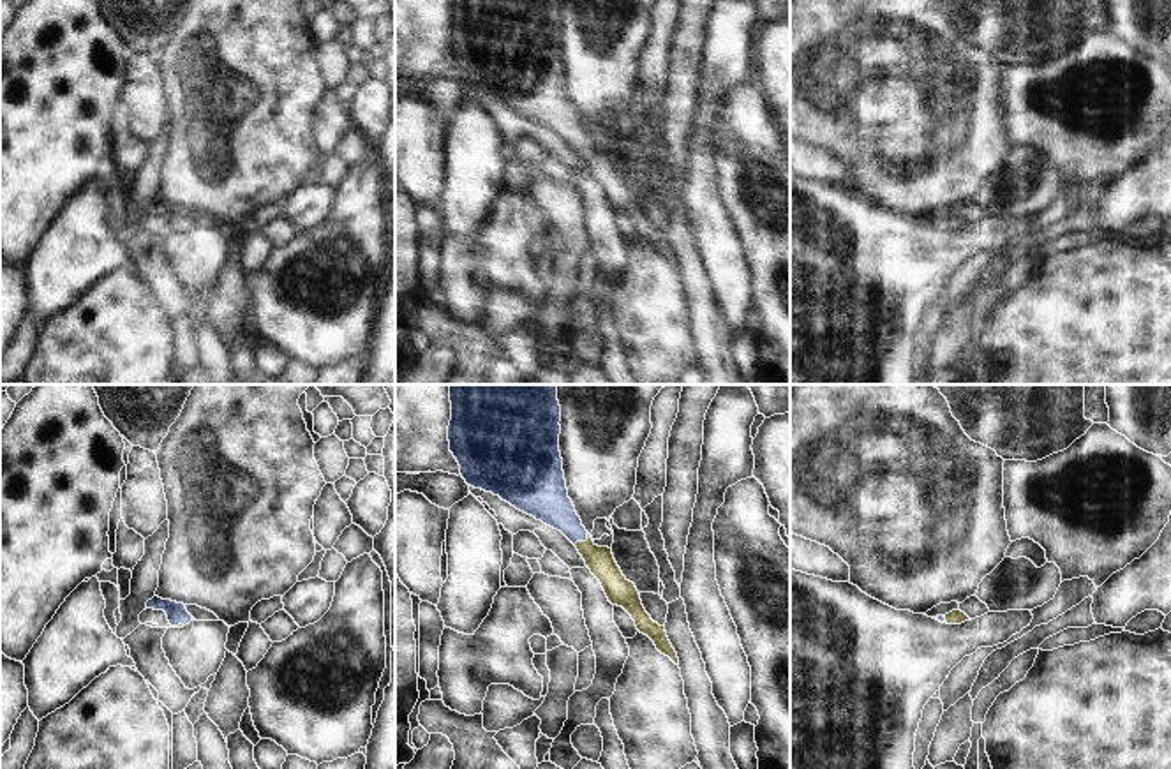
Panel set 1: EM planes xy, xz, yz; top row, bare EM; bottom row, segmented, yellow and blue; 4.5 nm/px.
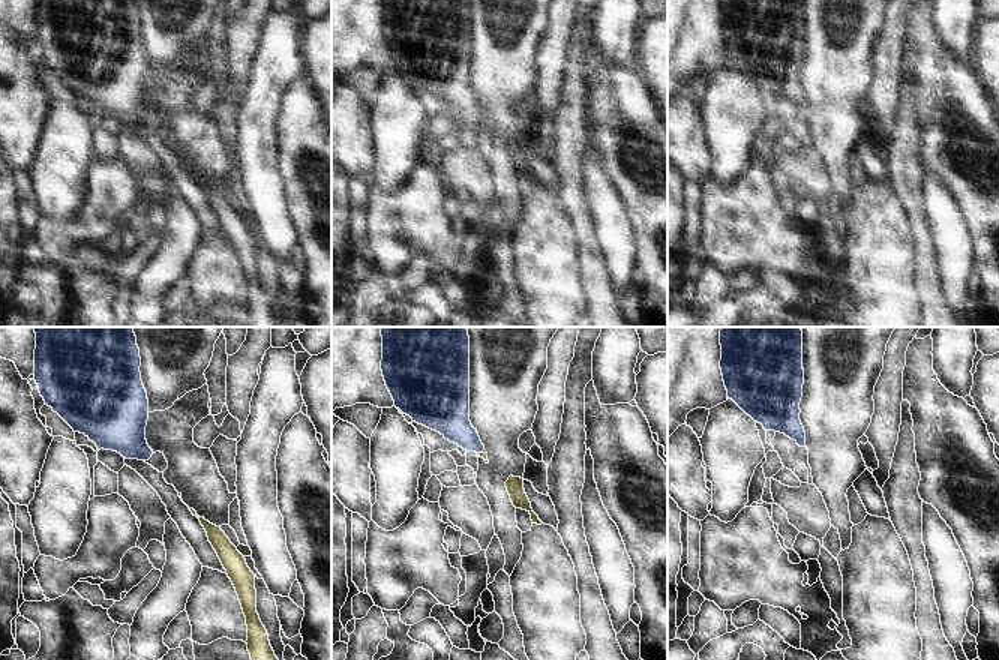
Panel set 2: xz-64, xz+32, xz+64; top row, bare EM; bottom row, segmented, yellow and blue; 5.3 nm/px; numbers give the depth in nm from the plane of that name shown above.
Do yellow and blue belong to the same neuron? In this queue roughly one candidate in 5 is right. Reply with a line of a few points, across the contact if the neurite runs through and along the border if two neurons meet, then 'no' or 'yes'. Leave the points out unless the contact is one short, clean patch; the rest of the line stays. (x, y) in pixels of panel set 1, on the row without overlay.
line xz (600, 164), (582, 147), (547, 104); yes

